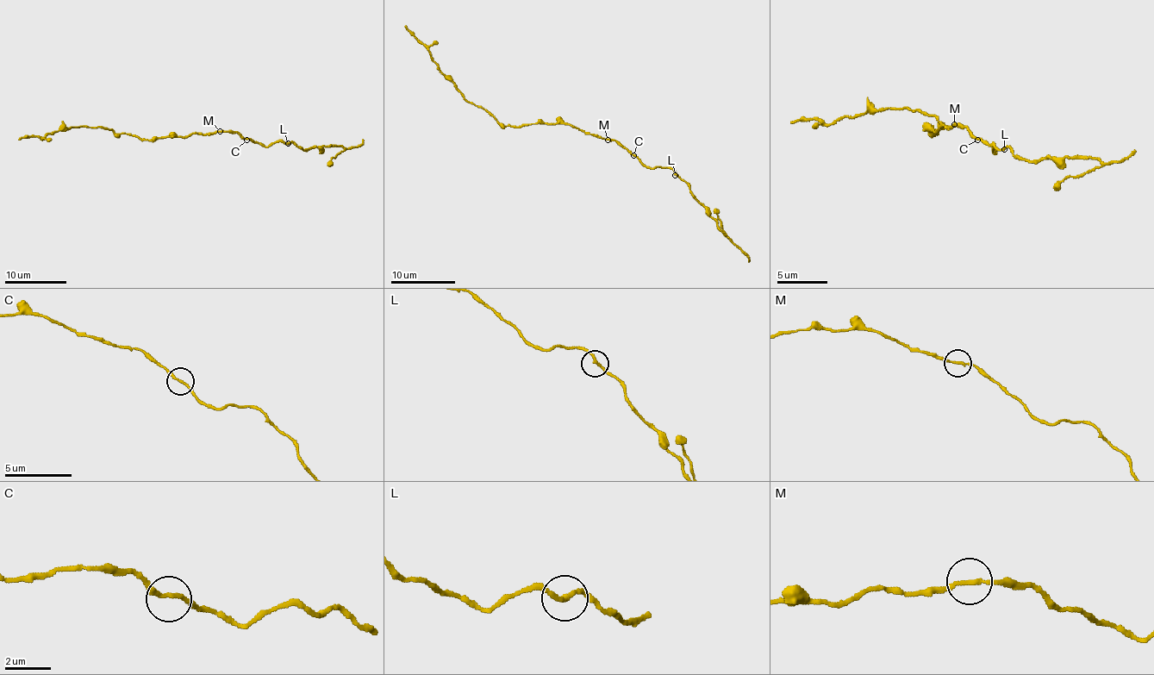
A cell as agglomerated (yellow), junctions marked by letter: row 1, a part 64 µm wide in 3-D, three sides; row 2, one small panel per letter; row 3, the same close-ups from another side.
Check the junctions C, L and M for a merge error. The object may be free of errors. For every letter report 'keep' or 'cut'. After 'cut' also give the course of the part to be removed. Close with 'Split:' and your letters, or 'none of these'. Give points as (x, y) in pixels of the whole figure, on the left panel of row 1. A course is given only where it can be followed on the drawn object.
C: keep
L: keep
M: keep
Split: none of these

